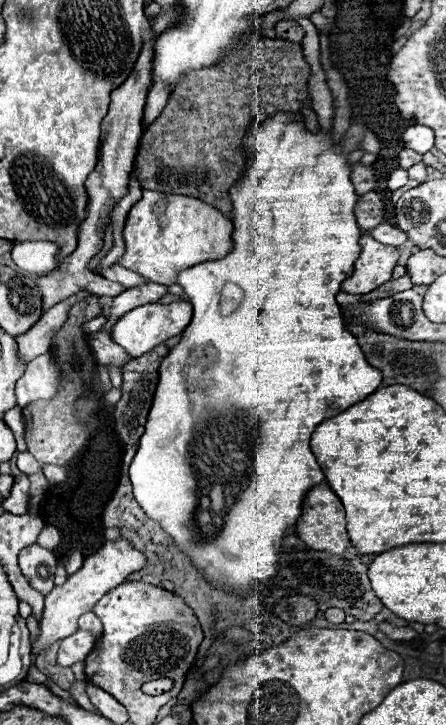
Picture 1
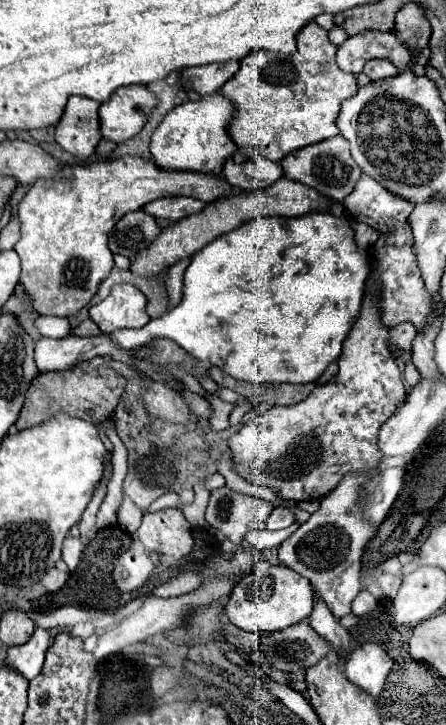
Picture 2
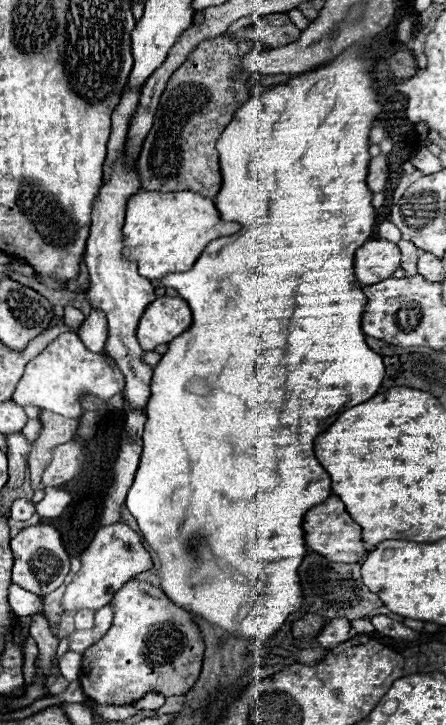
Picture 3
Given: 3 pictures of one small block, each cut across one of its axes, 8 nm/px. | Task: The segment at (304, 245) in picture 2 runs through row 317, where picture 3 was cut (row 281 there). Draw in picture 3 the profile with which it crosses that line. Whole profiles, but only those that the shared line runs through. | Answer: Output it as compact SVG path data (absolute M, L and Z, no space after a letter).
M354 44L328 64L322 64L316 70L304 74L296 74L288 80L288 84L276 84L264 92L252 94L246 102L242 102L216 144L222 168L222 188L214 198L220 218L224 222L238 222L242 228L236 234L212 240L192 270L160 278L162 286L178 290L178 294L190 304L194 322L186 334L180 334L174 344L168 344L168 352L162 356L160 364L154 366L150 380L152 394L146 404L144 450L134 484L128 490L126 506L138 522L144 542L160 556L162 566L158 576L160 588L166 592L166 596L176 606L204 618L208 624L218 626L238 638L254 640L260 646L266 646L290 618L290 614L298 612L304 604L304 594L298 578L298 568L306 556L306 544L302 538L304 514L332 494L332 480L314 458L314 440L318 434L332 426L332 420L326 418L342 414L344 410L376 396L386 372L382 358L370 350L364 340L362 316L368 300L362 292L362 284L354 276L354 252L364 242L368 242L376 220L372 192L366 186L370 164L370 130L378 114L384 110L384 104L378 100L376 92L374 70L376 60L370 50L362 44Z

